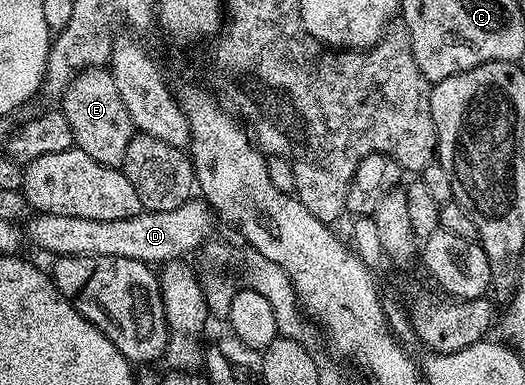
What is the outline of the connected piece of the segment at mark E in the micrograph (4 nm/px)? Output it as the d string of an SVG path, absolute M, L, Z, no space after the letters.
M89 67L79 72L63 91L61 110L65 121L69 121L69 129L73 129L76 147L89 153L89 157L101 165L122 168L125 151L129 149L129 141L136 129L107 67Z

